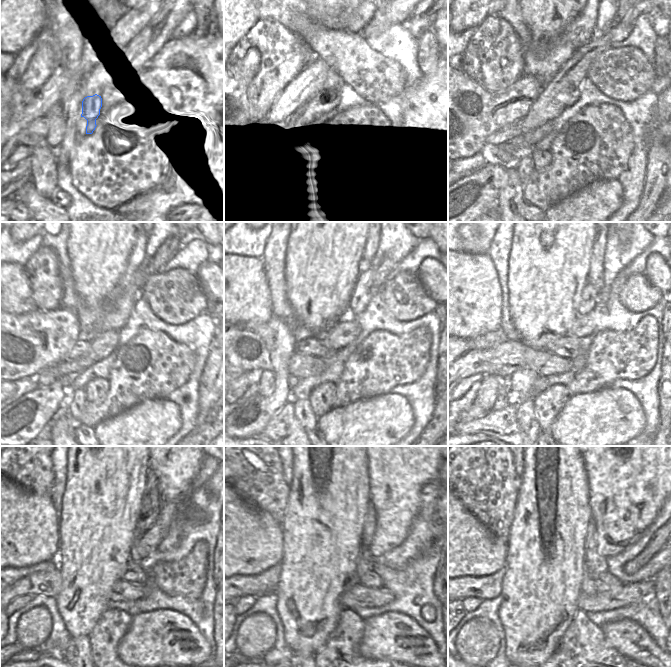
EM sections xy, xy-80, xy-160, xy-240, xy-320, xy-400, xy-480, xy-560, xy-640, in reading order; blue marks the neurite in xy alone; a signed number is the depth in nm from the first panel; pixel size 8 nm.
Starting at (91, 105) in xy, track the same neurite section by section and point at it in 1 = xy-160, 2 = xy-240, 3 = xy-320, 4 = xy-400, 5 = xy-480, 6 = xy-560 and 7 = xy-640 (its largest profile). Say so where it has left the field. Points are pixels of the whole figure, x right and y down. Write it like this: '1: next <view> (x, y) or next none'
1: next xy-160 (542, 159)
2: next xy-240 (97, 389)
3: next xy-320 (321, 399)
4: next xy-400 (547, 404)
5: next xy-480 (113, 624)
6: next xy-560 (341, 649)
7: next xy-640 (583, 649)

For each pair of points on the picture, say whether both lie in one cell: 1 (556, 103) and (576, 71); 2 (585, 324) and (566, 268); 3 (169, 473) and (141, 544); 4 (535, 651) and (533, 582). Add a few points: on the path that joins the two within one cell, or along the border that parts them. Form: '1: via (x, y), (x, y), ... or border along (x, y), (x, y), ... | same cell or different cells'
1: via (558, 95), (564, 89), (568, 79) | same cell
2: border along (578, 316), (566, 334) | different cells
3: via (169, 491), (168, 512), (159, 528) | same cell
4: via (534, 634), (534, 599) | same cell

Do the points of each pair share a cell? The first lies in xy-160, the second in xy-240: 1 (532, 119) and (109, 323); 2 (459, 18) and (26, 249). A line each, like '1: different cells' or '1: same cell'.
1: same cell
2: different cells

